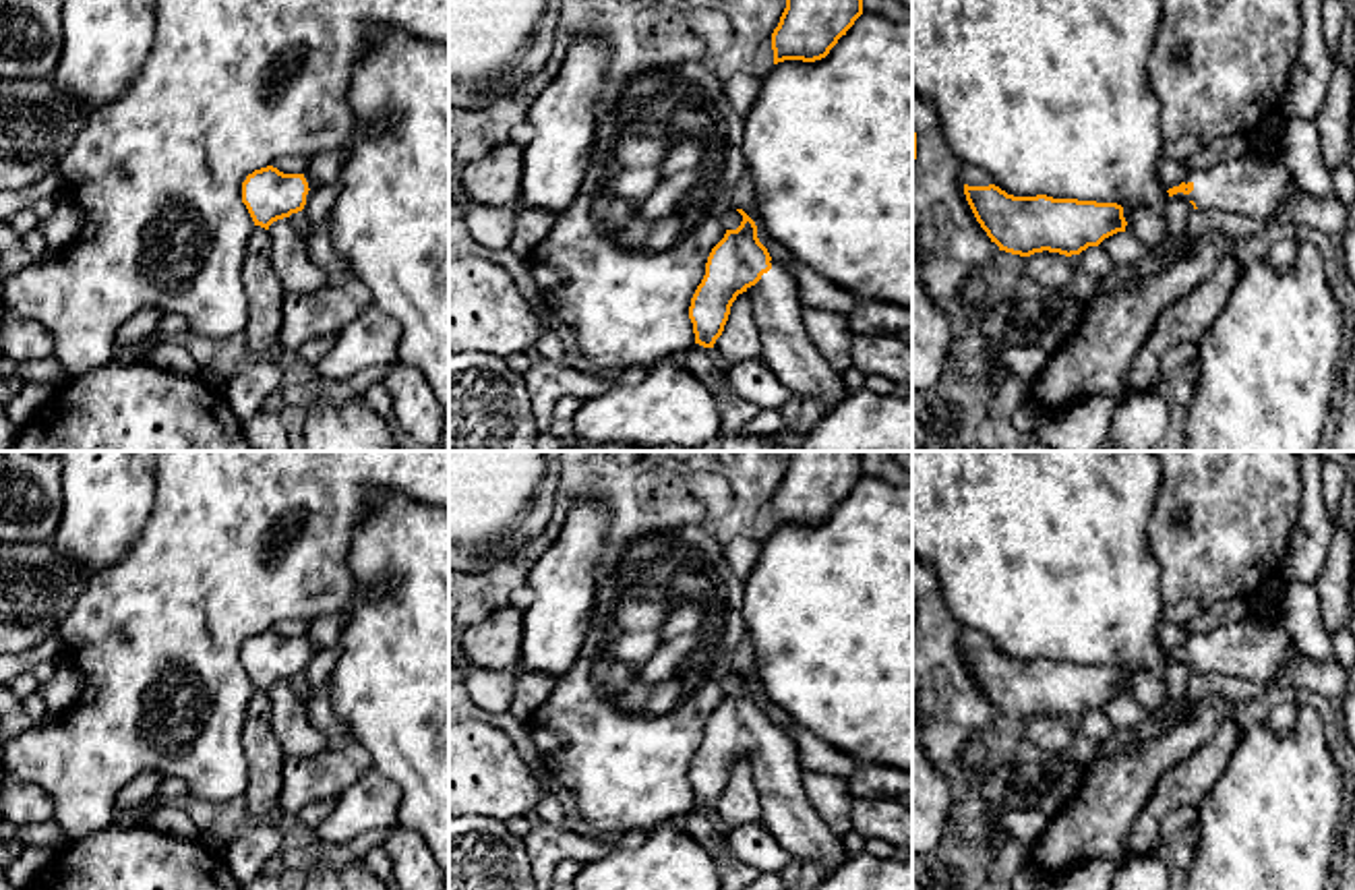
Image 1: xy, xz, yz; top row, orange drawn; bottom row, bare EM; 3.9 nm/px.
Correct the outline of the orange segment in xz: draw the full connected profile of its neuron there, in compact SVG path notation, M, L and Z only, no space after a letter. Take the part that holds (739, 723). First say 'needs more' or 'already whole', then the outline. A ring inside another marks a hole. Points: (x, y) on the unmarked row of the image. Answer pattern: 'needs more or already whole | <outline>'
needs more | M743 675L736 693L726 693L712 712L689 782L695 807L714 811L739 758L747 755L761 799L761 824L799 861L817 861L827 873L848 861L842 838L815 811L803 789L803 766L792 739L757 702L755 685Z

